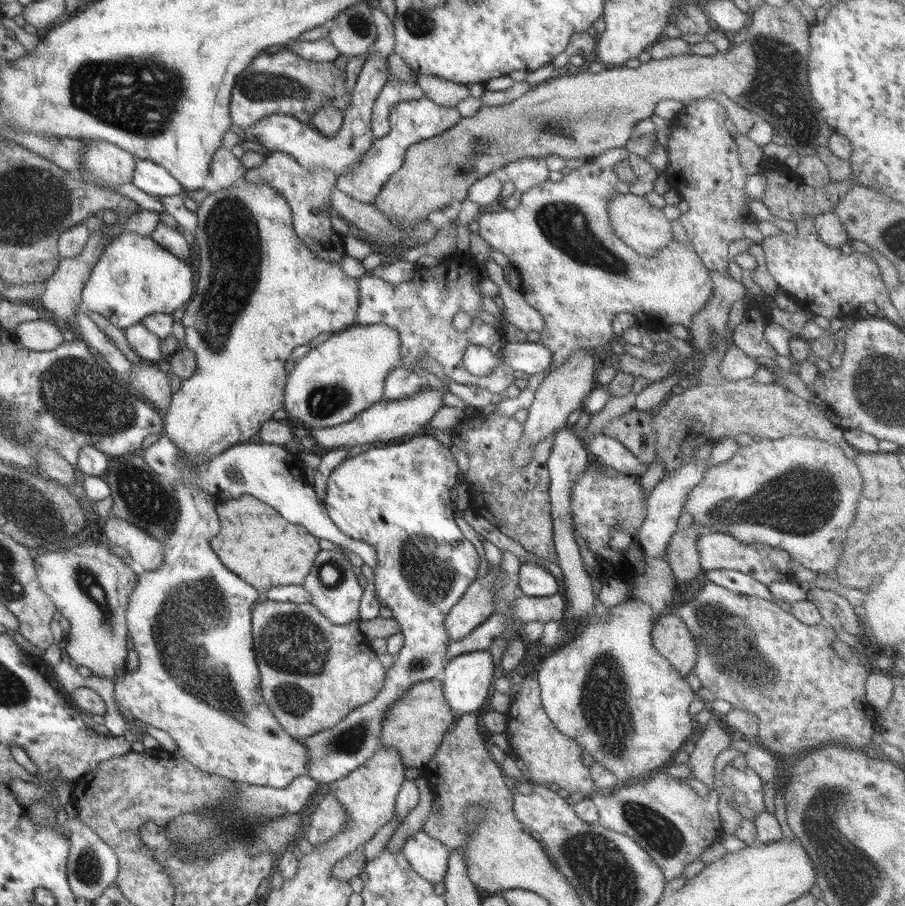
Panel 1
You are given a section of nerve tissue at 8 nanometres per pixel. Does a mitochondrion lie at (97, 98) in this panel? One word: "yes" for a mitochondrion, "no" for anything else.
yes

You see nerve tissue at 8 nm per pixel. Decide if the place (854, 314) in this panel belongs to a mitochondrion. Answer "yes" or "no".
no

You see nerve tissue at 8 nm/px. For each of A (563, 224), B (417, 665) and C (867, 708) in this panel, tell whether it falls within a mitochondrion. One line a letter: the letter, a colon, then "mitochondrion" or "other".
A: mitochondrion
B: mitochondrion
C: other

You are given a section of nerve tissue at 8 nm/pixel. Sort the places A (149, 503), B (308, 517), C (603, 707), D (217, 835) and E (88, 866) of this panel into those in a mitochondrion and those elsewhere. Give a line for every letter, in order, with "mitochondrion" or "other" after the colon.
A: mitochondrion
B: other
C: mitochondrion
D: mitochondrion
E: mitochondrion

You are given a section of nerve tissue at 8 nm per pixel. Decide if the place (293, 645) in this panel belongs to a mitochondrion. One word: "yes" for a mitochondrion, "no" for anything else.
yes

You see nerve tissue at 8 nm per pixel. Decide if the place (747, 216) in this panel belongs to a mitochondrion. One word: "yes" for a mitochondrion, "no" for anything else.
no

